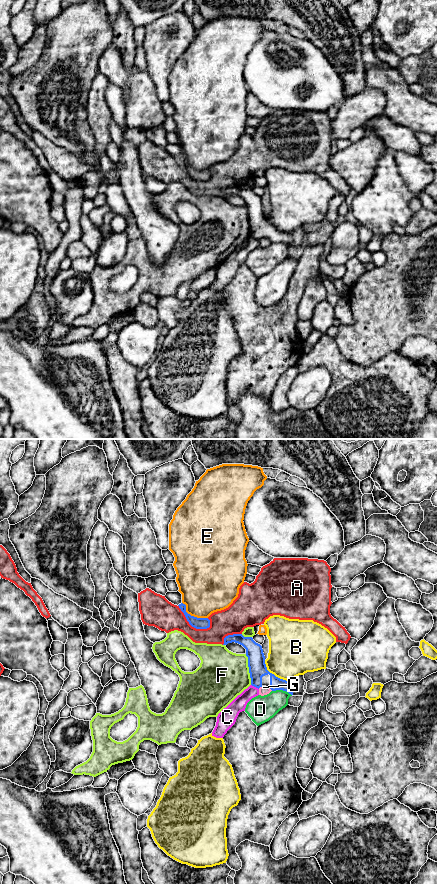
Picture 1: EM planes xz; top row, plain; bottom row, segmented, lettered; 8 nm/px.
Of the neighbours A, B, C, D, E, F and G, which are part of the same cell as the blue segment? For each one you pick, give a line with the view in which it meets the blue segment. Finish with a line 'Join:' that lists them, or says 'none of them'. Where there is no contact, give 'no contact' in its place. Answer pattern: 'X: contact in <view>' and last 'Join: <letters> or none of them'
Join: none of them

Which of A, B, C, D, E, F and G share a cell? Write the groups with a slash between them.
A / B / C / D / E / F / G

